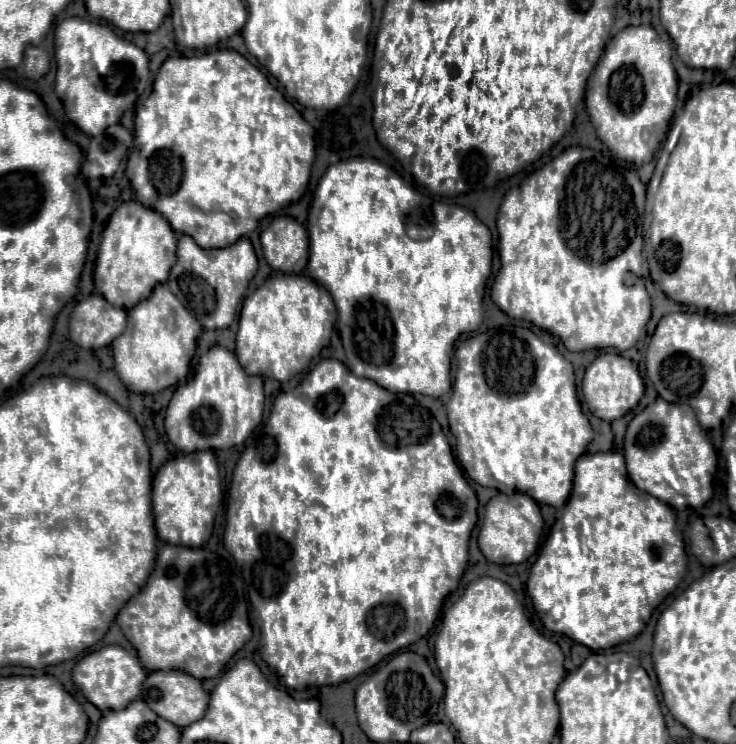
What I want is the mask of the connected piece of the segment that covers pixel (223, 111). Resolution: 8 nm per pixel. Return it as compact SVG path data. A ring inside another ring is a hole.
M216 49L191 58L175 56L163 62L153 82L153 92L136 109L135 146L129 154L127 178L133 184L137 200L163 214L175 232L189 234L201 248L227 248L253 232L261 218L279 212L303 196L315 151L315 130L267 76L239 52ZM159 144L183 160L179 188L171 192L159 192L149 174L151 154L157 152Z

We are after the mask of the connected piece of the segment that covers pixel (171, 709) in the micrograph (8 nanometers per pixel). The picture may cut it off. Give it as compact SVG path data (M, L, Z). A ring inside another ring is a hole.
M169 670L169 672L149 672L147 680L143 682L143 694L141 698L147 702L147 706L163 716L165 720L173 722L179 728L185 728L187 724L193 724L195 720L203 718L203 712L207 710L209 704L209 694L203 690L201 680L179 672L179 670Z

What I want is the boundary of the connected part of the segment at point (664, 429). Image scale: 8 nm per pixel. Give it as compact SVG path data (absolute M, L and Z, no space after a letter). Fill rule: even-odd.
M657 398L629 422L623 450L633 484L661 502L683 510L699 508L713 496L717 452L689 406L671 404Z

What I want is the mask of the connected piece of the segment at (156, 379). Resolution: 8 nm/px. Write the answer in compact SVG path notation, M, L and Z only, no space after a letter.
M157 284L153 294L139 302L135 308L131 308L127 312L127 330L113 340L111 350L113 350L113 362L115 362L115 370L121 378L121 382L135 394L157 394L169 386L179 384L181 380L185 380L191 372L191 360L195 356L197 350L197 338L201 336L203 328L201 324L183 308L183 304L179 304L179 300L175 300L175 294L165 286L165 284Z

